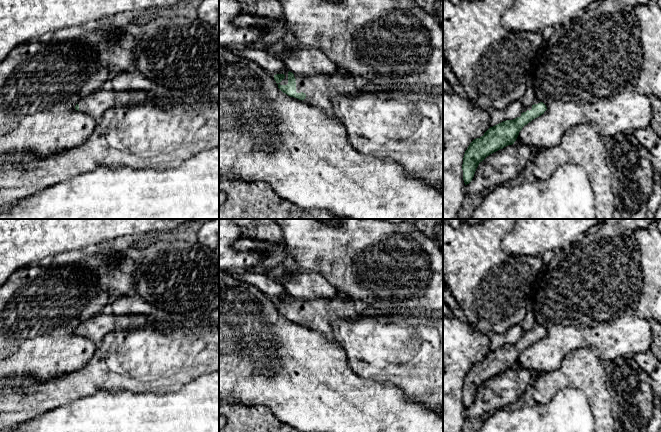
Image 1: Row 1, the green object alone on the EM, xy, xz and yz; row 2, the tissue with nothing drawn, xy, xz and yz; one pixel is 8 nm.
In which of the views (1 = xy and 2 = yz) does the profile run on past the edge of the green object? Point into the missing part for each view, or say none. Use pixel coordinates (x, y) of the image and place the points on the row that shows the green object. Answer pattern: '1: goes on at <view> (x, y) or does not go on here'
1: goes on at xy (96, 104)
2: goes on at yz (529, 108)

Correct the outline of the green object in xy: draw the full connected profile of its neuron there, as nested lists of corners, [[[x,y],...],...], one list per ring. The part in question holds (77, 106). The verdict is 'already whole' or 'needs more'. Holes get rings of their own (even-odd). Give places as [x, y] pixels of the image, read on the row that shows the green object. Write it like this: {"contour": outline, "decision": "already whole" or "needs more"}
{"contour": [[[108,86],[80,100],[75,109],[99,121],[110,108],[144,103],[149,100],[150,96],[145,91],[117,91]]], "decision": "needs more"}

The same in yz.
{"contour": [[[536,99],[532,106],[524,107],[517,118],[490,127],[483,136],[474,139],[463,157],[462,170],[465,185],[472,181],[480,162],[490,154],[514,144],[522,128],[544,114],[546,110],[546,105]]], "decision": "needs more"}

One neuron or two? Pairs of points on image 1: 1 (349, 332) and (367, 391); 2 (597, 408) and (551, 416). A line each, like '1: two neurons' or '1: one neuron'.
1: two neurons
2: two neurons

